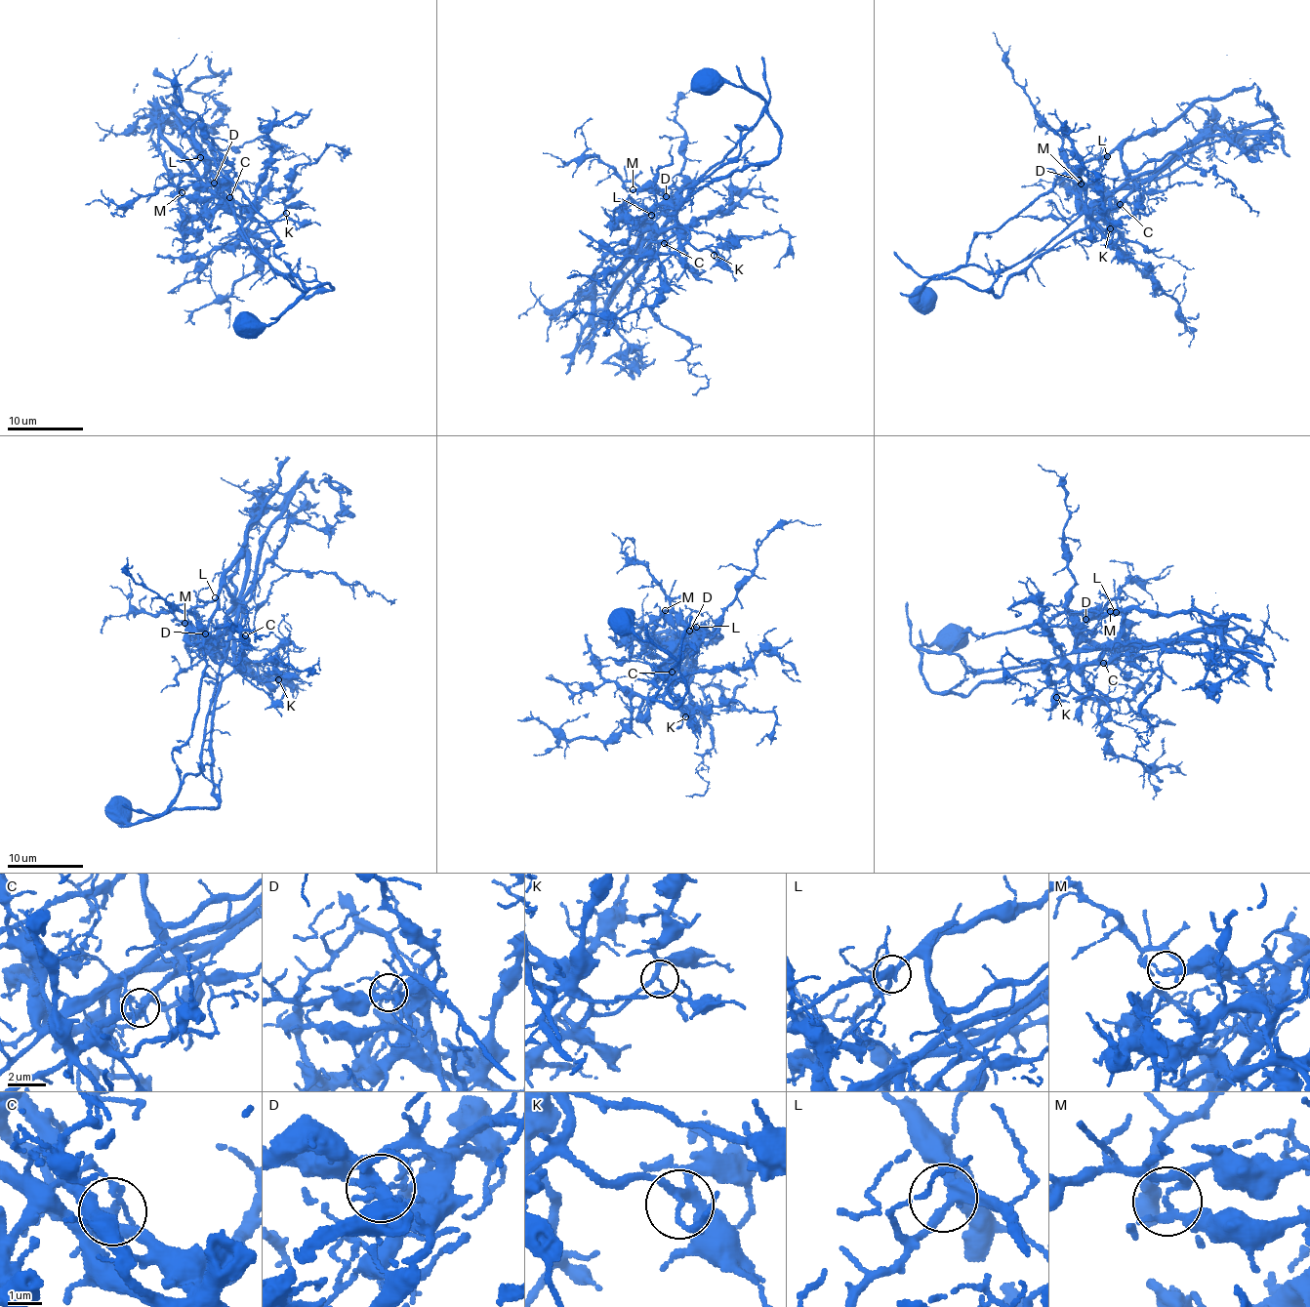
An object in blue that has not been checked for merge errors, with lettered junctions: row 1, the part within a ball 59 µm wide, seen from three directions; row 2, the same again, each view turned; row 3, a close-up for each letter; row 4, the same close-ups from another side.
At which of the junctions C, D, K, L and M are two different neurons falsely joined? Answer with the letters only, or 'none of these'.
C, D, M

